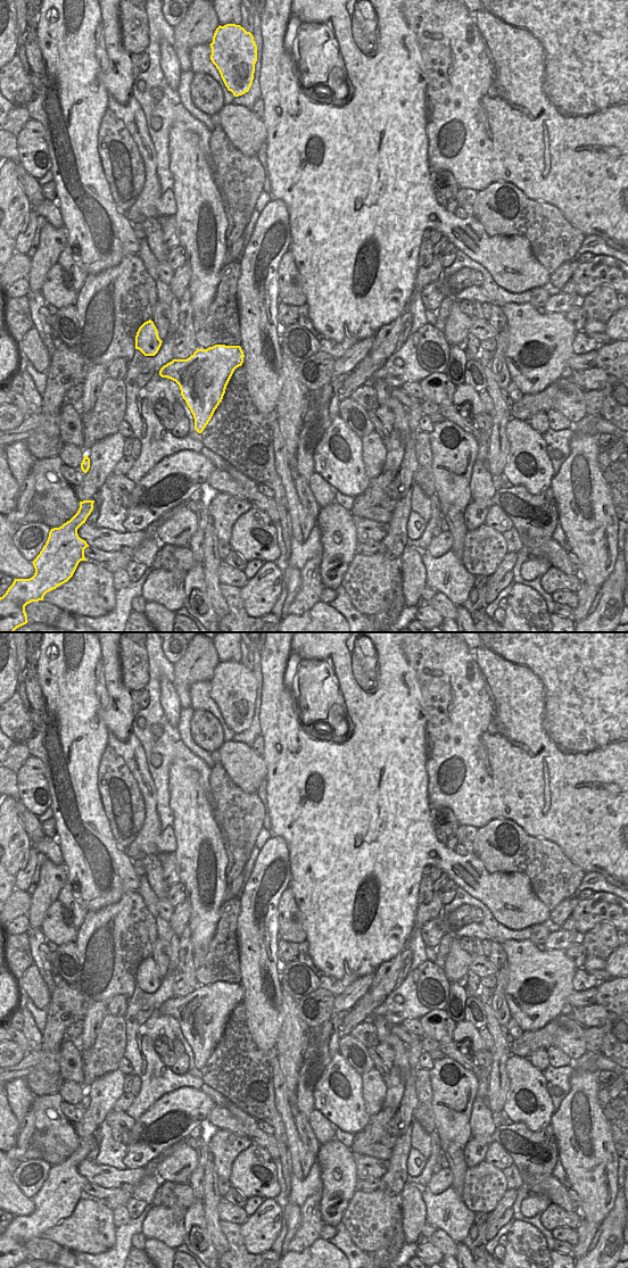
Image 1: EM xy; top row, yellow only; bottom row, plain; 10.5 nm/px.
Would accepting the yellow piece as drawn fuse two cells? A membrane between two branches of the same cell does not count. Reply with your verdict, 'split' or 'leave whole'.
leave whole

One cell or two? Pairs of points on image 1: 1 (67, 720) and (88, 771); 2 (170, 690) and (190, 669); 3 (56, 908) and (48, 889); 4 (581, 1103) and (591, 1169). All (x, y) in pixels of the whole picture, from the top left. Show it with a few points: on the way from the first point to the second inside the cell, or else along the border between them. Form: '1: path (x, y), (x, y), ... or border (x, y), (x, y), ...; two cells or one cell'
1: path (80, 732), (83, 736), (83, 759); one cell
2: border (171, 682), (181, 707); two cells
3: border (56, 900), (47, 910), (41, 926); two cells
4: path (581, 1119), (581, 1133), (586, 1153); one cell

